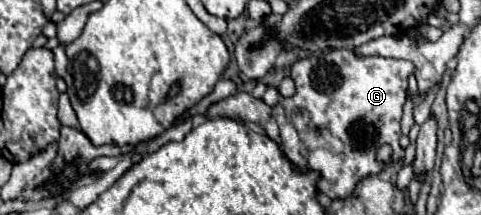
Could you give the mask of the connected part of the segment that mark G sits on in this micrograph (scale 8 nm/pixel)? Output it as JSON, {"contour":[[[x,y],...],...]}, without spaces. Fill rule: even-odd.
{"contour":[[[330,50],[322,56],[296,60],[292,66],[290,78],[296,82],[296,94],[292,98],[280,98],[280,102],[272,108],[272,116],[280,126],[280,138],[284,144],[286,158],[298,168],[318,170],[320,180],[316,184],[318,192],[328,198],[348,198],[354,186],[372,174],[384,170],[384,164],[376,160],[376,150],[382,144],[390,144],[394,154],[394,162],[402,160],[404,150],[400,148],[400,118],[402,106],[406,102],[408,74],[414,72],[414,64],[410,60],[396,58],[358,58],[352,50]],[[296,108],[306,108],[312,116],[314,126],[328,126],[334,136],[344,142],[344,150],[334,154],[330,150],[318,150],[308,158],[302,158],[298,142],[298,132],[290,122],[290,114]]]}

